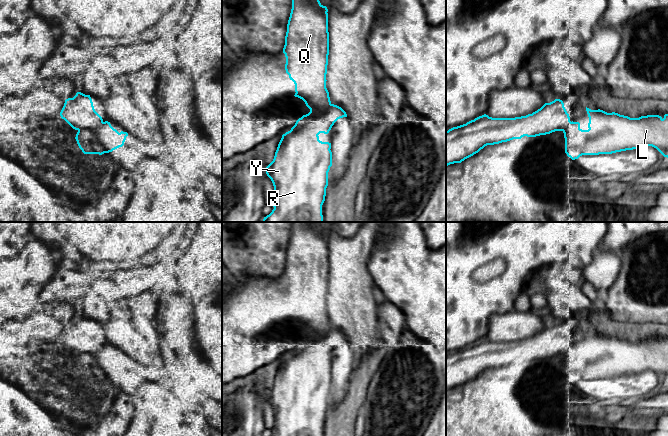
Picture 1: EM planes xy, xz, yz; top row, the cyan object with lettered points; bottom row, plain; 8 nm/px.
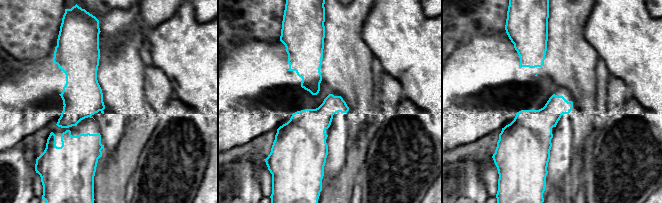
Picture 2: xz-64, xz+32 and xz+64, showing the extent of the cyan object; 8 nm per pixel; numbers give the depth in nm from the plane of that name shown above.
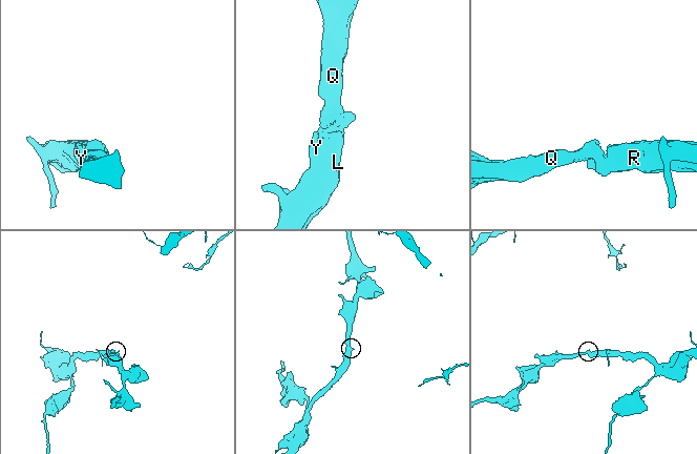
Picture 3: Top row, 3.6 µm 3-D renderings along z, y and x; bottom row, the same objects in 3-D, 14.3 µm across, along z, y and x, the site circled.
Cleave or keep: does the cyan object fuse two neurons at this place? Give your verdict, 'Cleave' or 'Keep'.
Keep

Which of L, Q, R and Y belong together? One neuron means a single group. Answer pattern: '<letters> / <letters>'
L Q R Y

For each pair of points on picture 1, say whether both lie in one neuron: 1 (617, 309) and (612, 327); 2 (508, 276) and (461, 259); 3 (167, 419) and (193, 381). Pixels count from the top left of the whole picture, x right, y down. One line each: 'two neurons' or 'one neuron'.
1: two neurons
2: one neuron
3: one neuron

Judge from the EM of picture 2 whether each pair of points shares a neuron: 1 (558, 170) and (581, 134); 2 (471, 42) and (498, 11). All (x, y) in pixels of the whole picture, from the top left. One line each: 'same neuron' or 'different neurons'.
1: different neurons
2: different neurons

